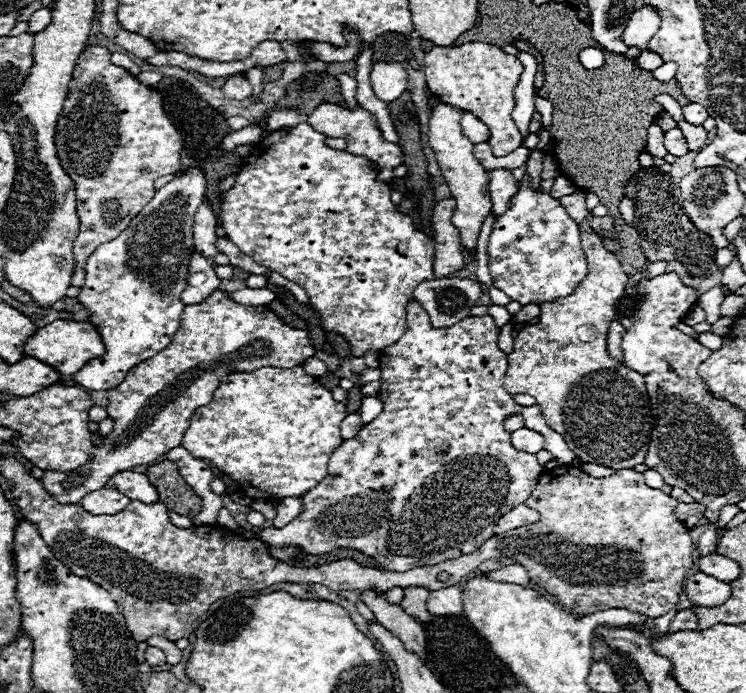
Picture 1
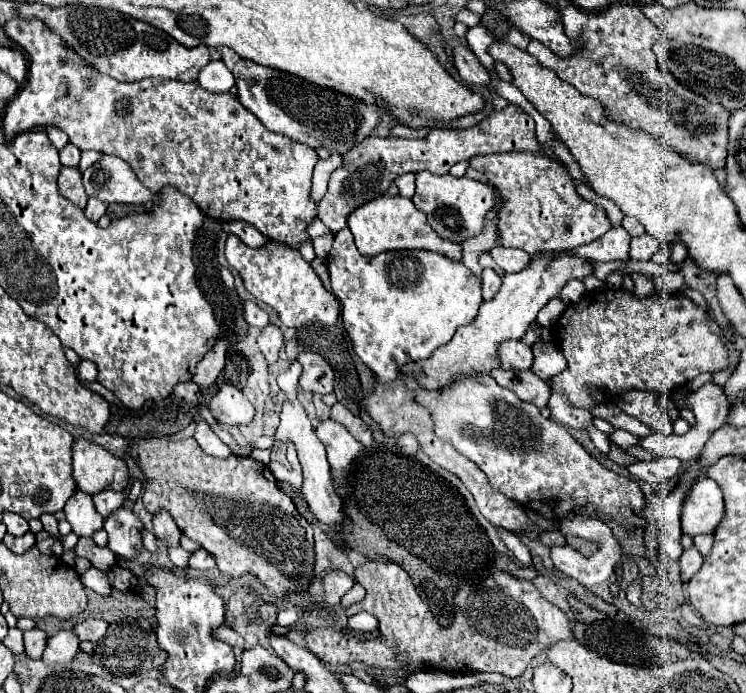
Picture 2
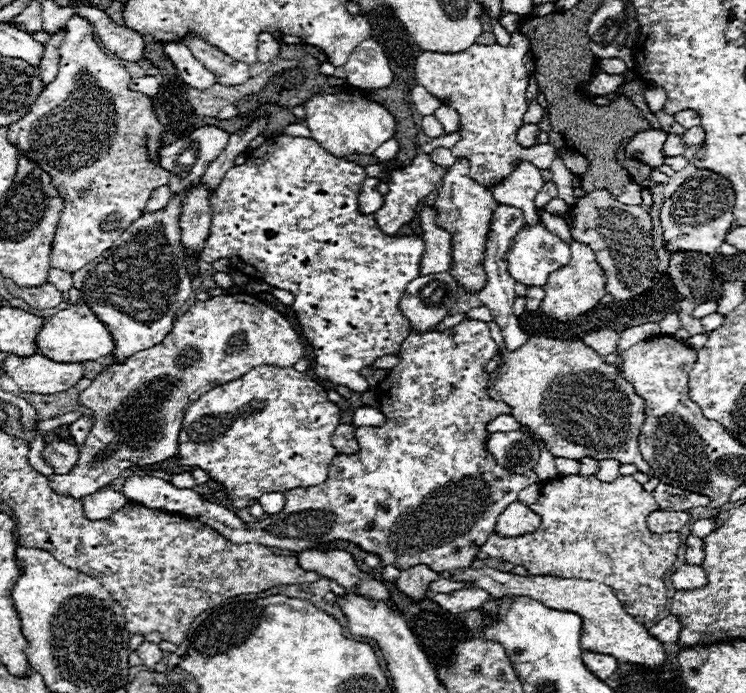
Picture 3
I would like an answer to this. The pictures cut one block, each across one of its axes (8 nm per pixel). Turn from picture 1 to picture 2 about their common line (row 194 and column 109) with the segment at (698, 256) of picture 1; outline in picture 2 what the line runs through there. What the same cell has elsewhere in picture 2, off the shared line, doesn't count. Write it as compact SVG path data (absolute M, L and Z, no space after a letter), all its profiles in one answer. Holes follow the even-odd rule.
M156 618L122 620L110 624L106 636L94 644L92 658L94 664L106 668L114 676L134 676L134 674L158 670L166 660L166 652L156 642Z

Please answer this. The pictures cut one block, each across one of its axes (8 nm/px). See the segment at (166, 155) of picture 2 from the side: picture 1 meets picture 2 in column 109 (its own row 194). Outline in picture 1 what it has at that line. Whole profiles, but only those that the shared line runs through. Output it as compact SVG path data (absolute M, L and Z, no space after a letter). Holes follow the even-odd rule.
M86 46L78 56L72 80L68 84L68 96L64 100L58 124L56 124L56 152L62 160L62 168L74 180L78 188L78 220L80 230L72 244L76 268L72 274L72 286L82 286L84 282L84 264L88 256L104 242L114 240L124 228L130 226L132 218L152 200L154 180L166 174L180 172L180 152L182 152L182 134L166 116L162 106L162 96L150 86L140 84L124 68L110 62L110 50L102 46Z

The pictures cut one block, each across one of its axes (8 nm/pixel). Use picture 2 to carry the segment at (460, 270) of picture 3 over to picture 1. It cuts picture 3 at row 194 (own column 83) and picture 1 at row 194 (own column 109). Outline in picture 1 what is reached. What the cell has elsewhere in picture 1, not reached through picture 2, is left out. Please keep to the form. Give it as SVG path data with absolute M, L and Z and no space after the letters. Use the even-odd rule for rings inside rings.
M438 104L430 114L428 142L436 152L440 172L452 192L452 198L456 200L456 210L454 210L452 222L460 232L460 244L464 250L470 250L472 254L476 254L476 238L480 234L480 226L482 226L484 218L492 210L492 200L488 196L488 172L474 158L472 142L462 134L460 116L462 116L462 110L448 106L448 104Z

